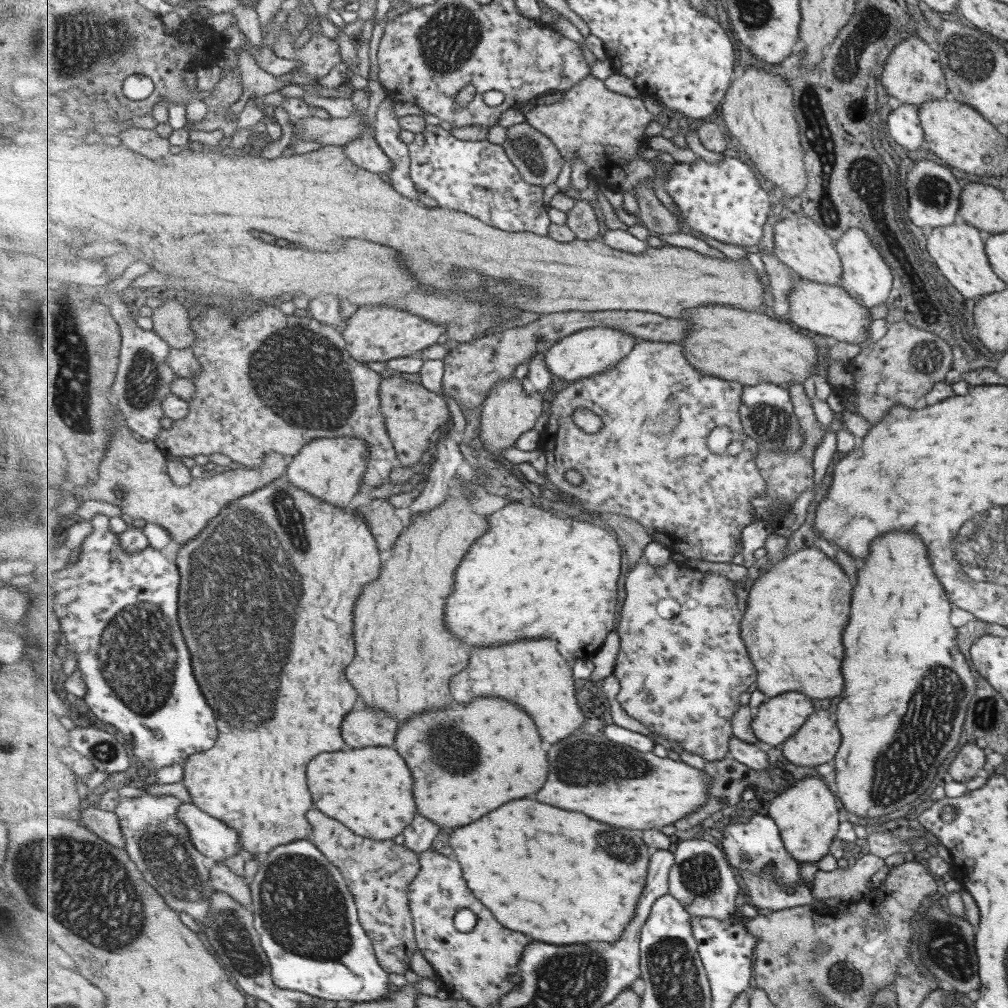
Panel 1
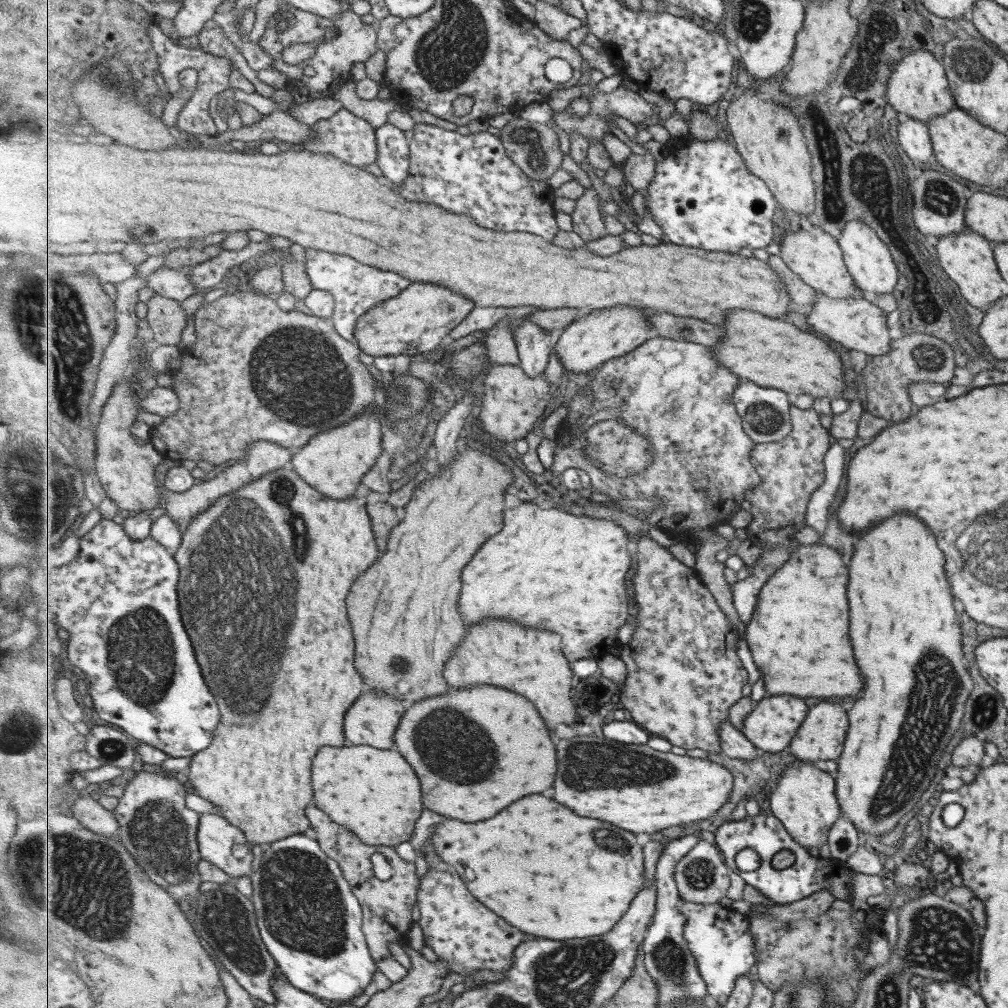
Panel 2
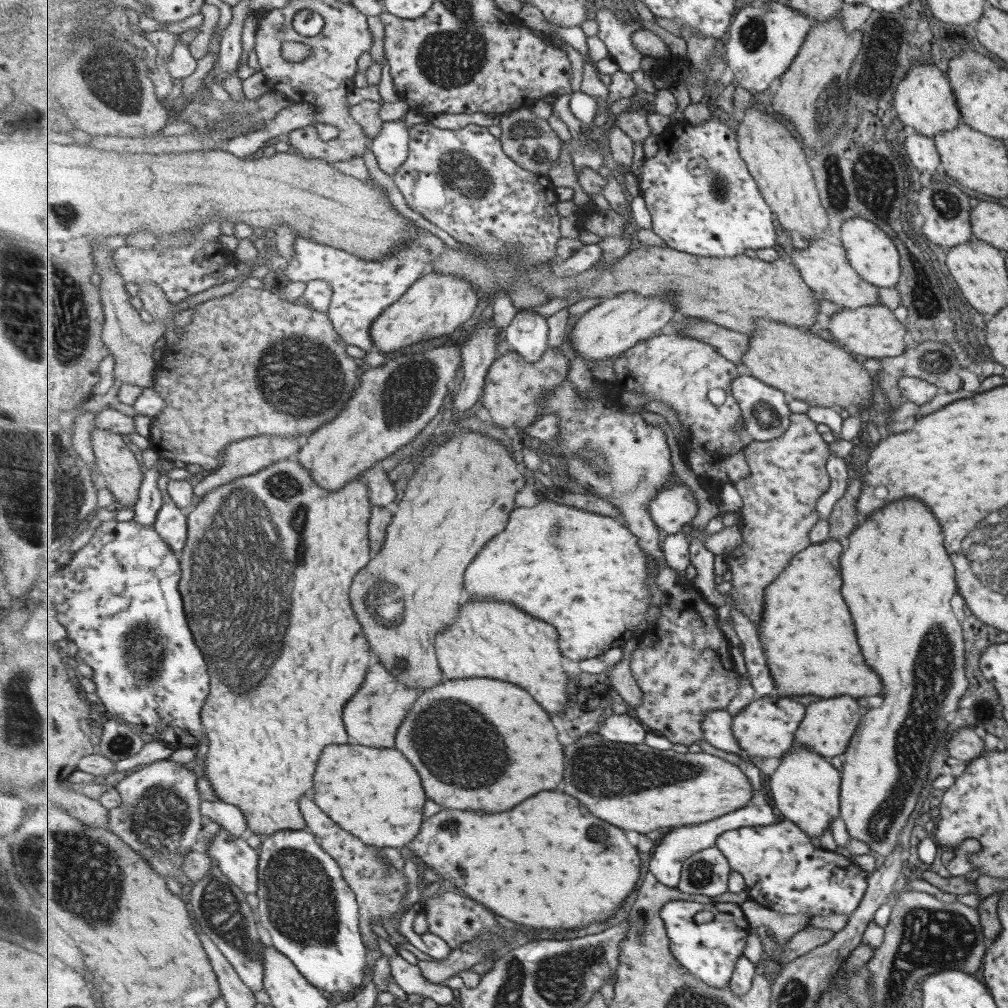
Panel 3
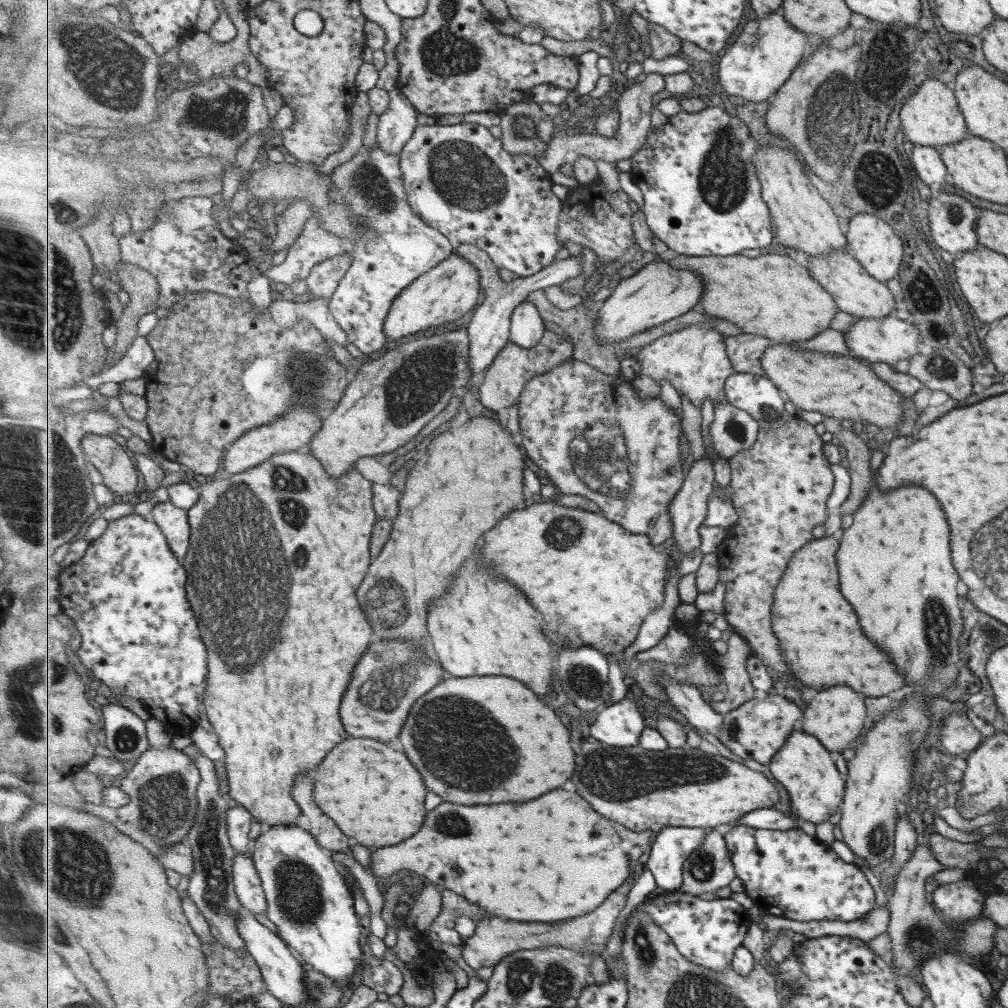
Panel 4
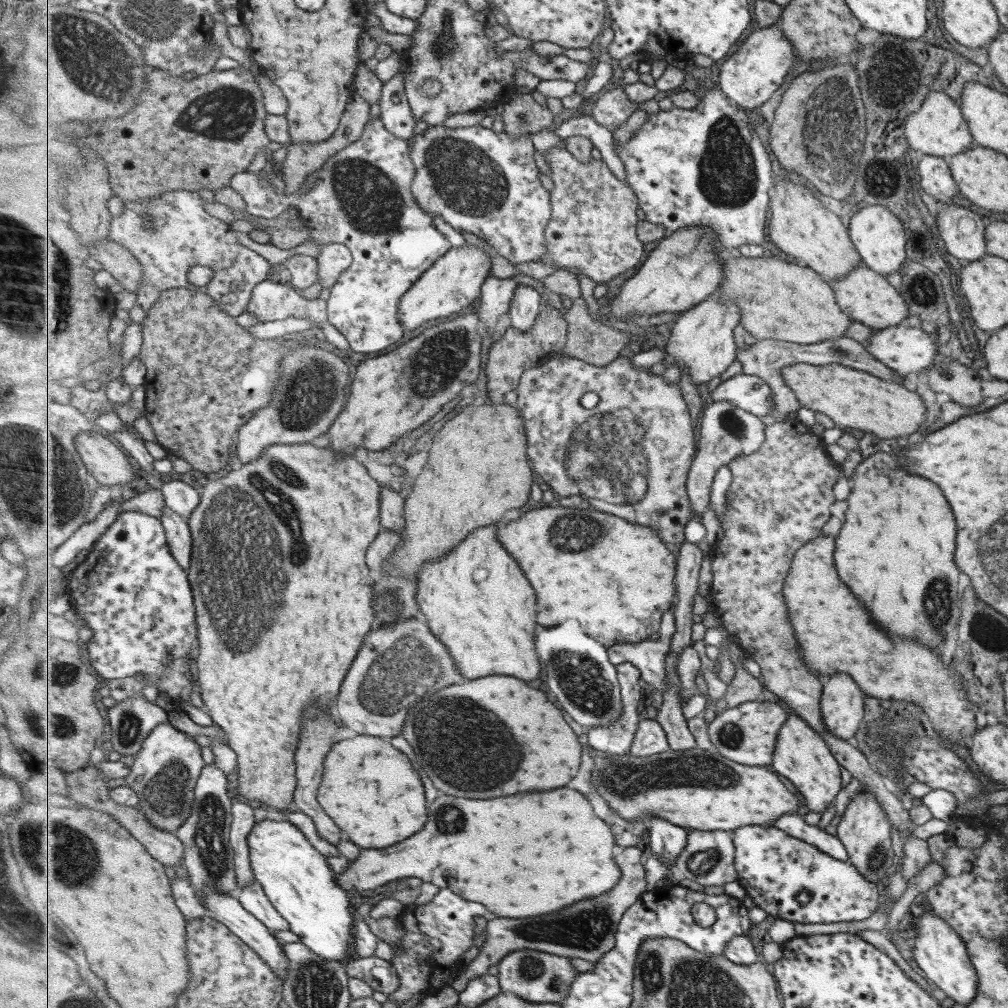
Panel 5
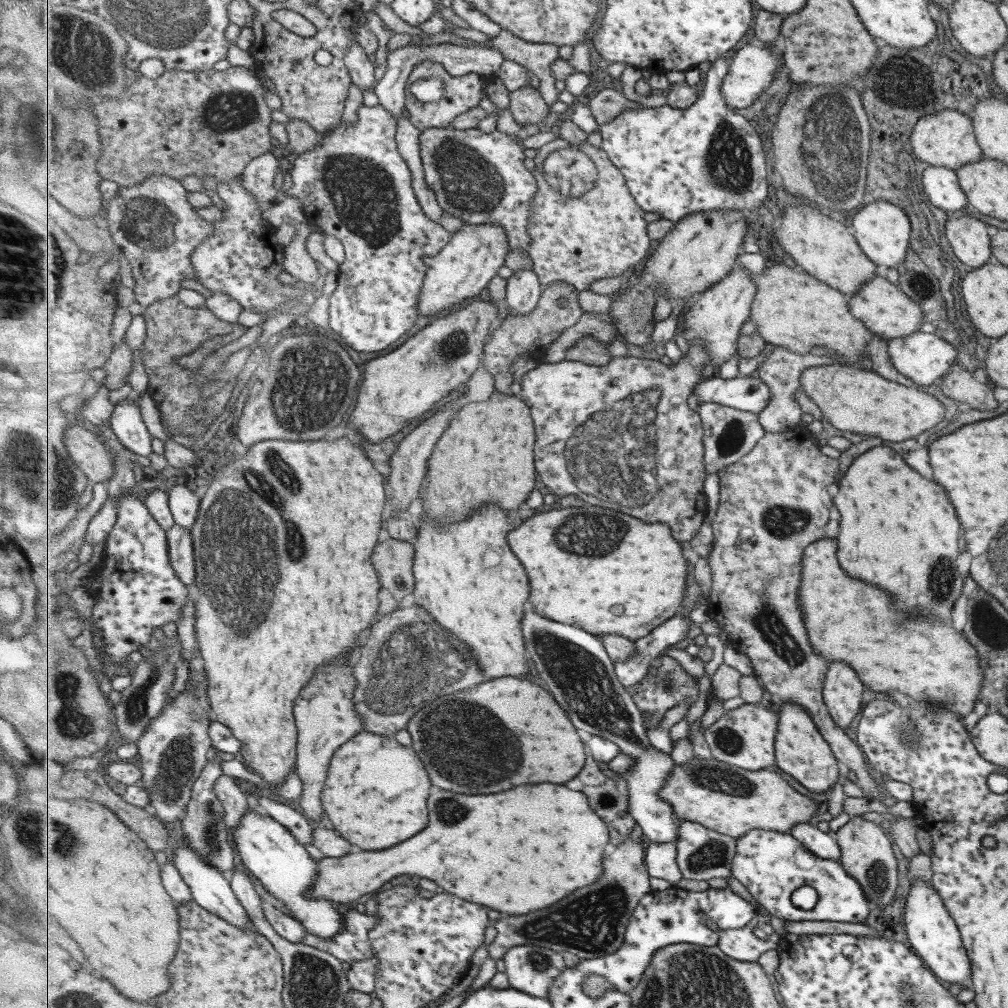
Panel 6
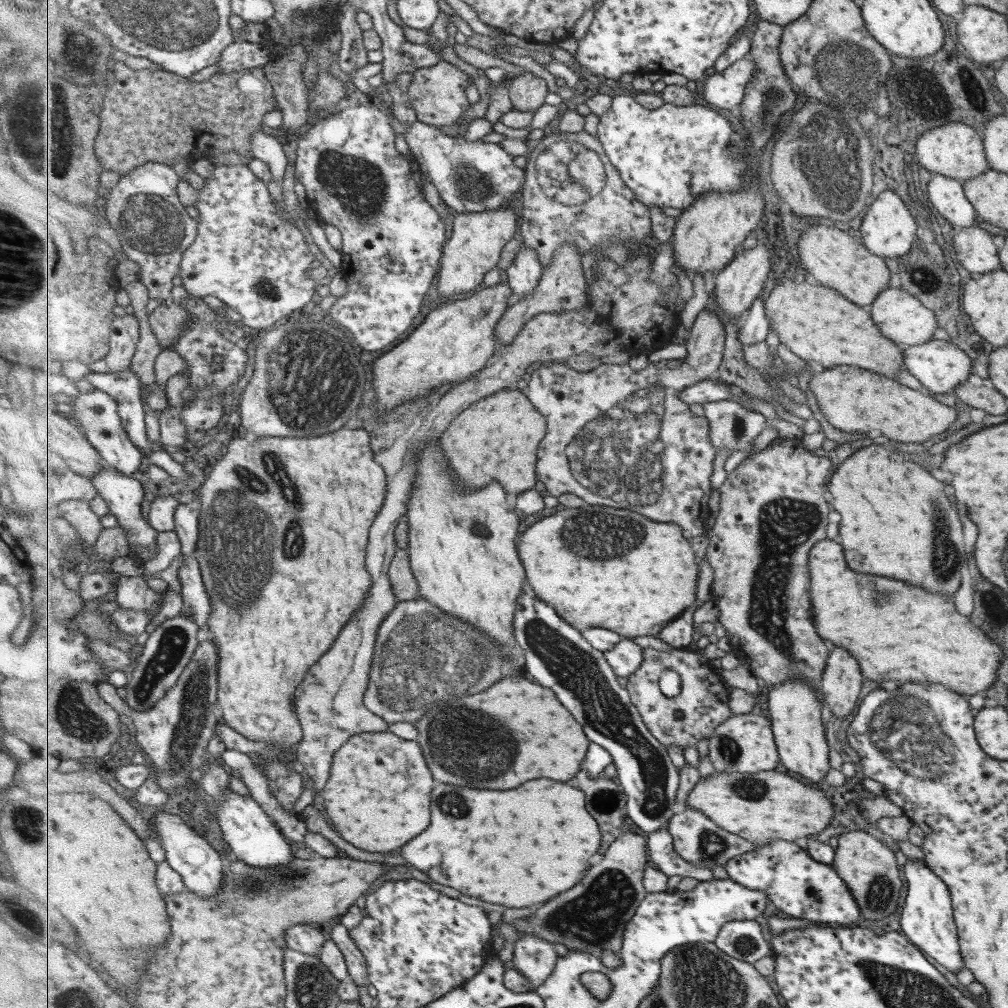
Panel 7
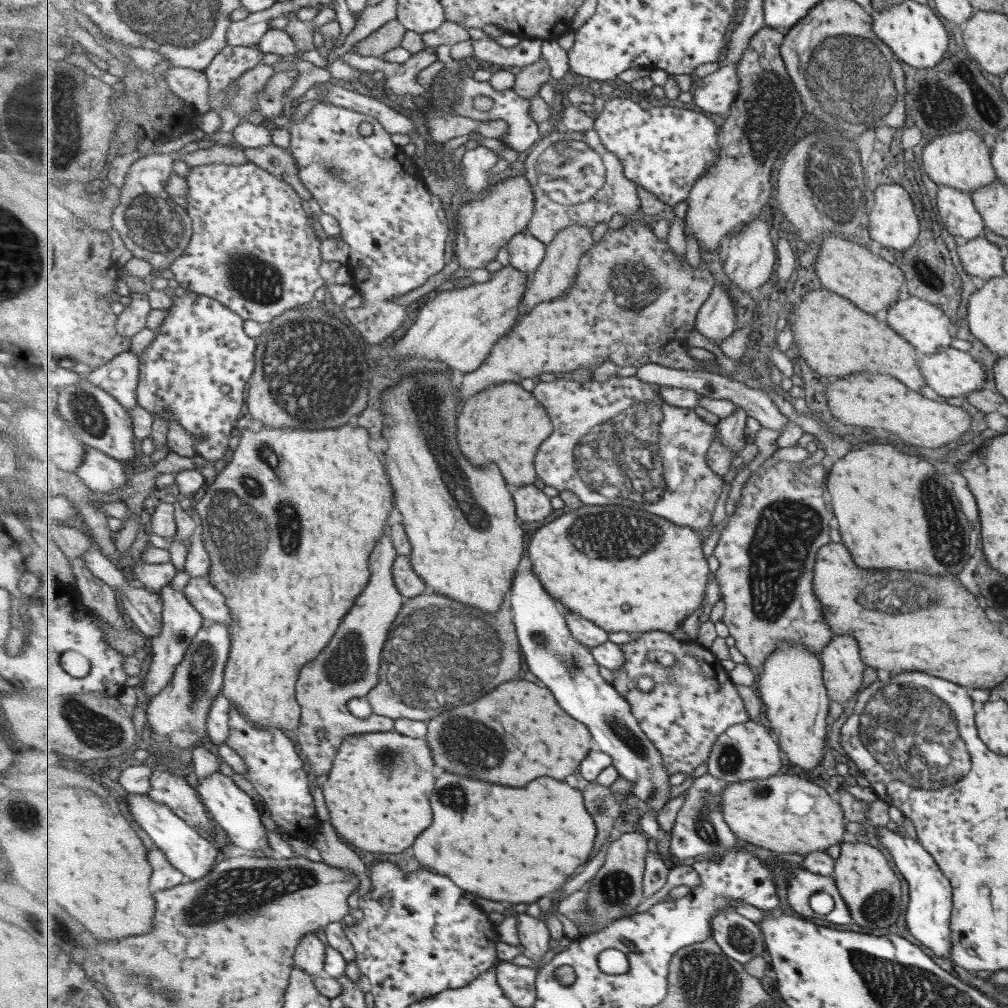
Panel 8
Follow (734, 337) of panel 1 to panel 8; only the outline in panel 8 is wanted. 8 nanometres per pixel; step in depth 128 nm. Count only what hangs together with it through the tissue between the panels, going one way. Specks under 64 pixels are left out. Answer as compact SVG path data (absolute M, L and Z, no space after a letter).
M852 372L847 376L837 379L829 379L825 389L827 395L827 406L831 415L845 424L855 424L865 428L883 428L895 434L903 442L912 448L941 448L949 442L957 442L967 430L969 430L969 415L960 407L933 401L923 397L921 393L909 390L902 382L895 380L892 376L871 373L871 372Z

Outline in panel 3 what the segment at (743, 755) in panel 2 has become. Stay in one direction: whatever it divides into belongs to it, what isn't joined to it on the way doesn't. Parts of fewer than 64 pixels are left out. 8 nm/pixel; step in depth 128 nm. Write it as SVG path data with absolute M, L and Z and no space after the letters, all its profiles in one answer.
M726 709L709 711L704 716L704 739L726 753L745 754L739 746L736 735L733 734L733 719L733 715Z

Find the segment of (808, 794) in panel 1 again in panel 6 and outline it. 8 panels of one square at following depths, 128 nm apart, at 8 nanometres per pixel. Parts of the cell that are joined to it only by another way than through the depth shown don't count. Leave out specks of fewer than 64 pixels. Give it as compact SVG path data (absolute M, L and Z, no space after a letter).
M797 703L780 704L780 724L776 737L776 764L790 774L802 786L815 794L824 792L833 786L837 778L837 762L829 752L827 741L816 728L815 722L805 707Z

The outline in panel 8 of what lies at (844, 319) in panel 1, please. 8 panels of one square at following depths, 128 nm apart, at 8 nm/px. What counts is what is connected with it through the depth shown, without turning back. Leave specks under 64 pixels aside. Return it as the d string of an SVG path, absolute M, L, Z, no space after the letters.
M953 347L925 354L918 367L926 385L943 398L966 396L981 389L985 372L973 354Z

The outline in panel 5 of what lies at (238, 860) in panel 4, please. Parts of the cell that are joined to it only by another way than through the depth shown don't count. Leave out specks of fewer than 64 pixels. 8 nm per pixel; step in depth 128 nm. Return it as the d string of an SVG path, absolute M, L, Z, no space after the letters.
M259 881L244 886L236 895L241 904L271 930L290 930L289 921L275 908Z

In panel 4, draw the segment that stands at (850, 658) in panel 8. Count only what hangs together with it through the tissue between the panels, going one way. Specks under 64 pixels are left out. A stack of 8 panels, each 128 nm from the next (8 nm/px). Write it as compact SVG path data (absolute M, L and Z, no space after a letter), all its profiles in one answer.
M837 686L813 692L806 699L804 711L805 722L801 726L809 736L817 737L829 752L838 753L845 749L845 746L857 736L857 732L863 728L865 722L865 708L863 700L849 688L849 686Z

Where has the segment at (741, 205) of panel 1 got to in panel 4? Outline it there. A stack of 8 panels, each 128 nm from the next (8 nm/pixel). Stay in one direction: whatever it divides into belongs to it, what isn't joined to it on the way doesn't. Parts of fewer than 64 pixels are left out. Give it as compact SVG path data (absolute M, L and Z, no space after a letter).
M721 106L694 113L681 110L657 132L651 130L647 144L630 158L631 176L642 191L643 211L651 230L679 255L733 256L740 255L743 250L769 246L775 240L775 228L754 163L758 148L749 126Z

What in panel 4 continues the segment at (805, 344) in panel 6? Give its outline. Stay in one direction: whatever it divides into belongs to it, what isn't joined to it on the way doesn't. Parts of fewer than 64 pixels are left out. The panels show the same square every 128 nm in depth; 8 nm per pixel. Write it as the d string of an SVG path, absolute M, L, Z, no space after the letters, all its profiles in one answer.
M771 251L754 258L743 254L722 257L679 255L667 261L672 267L681 270L691 269L703 278L706 291L696 310L711 317L728 320L739 325L742 330L770 338L775 343L804 342L812 339L818 334L817 330L829 328L831 319L838 311L832 295L811 276L807 268L787 255L773 254Z

